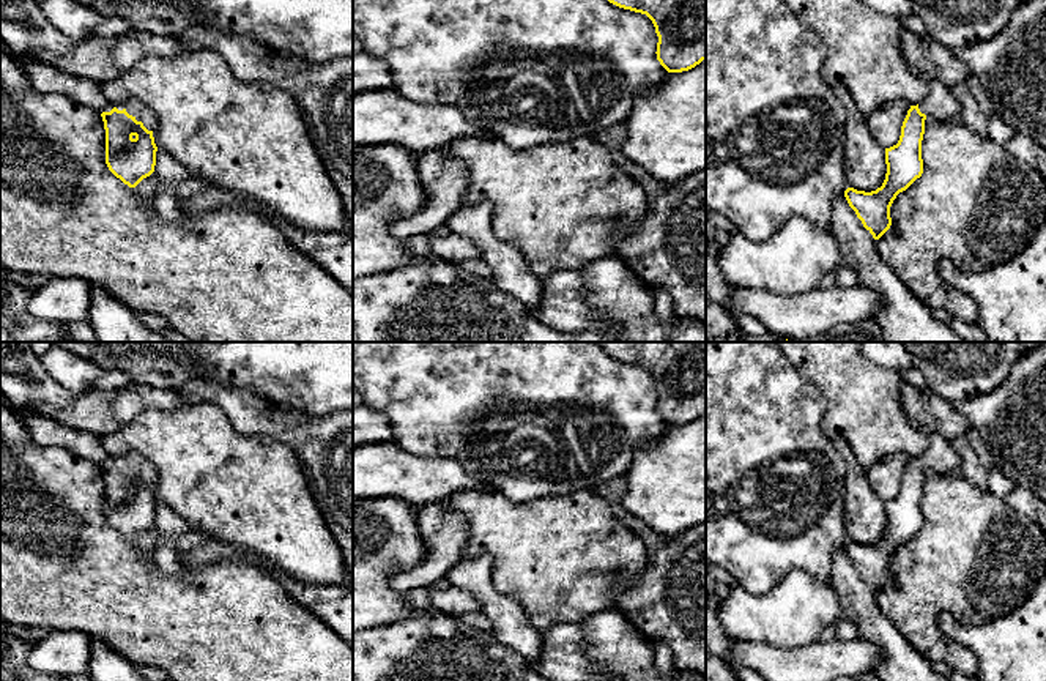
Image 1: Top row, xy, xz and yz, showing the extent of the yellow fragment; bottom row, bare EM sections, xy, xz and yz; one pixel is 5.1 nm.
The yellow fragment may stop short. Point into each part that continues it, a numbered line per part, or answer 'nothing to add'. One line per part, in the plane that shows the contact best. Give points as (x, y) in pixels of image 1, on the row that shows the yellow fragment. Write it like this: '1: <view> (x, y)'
1: xy (134, 107)

